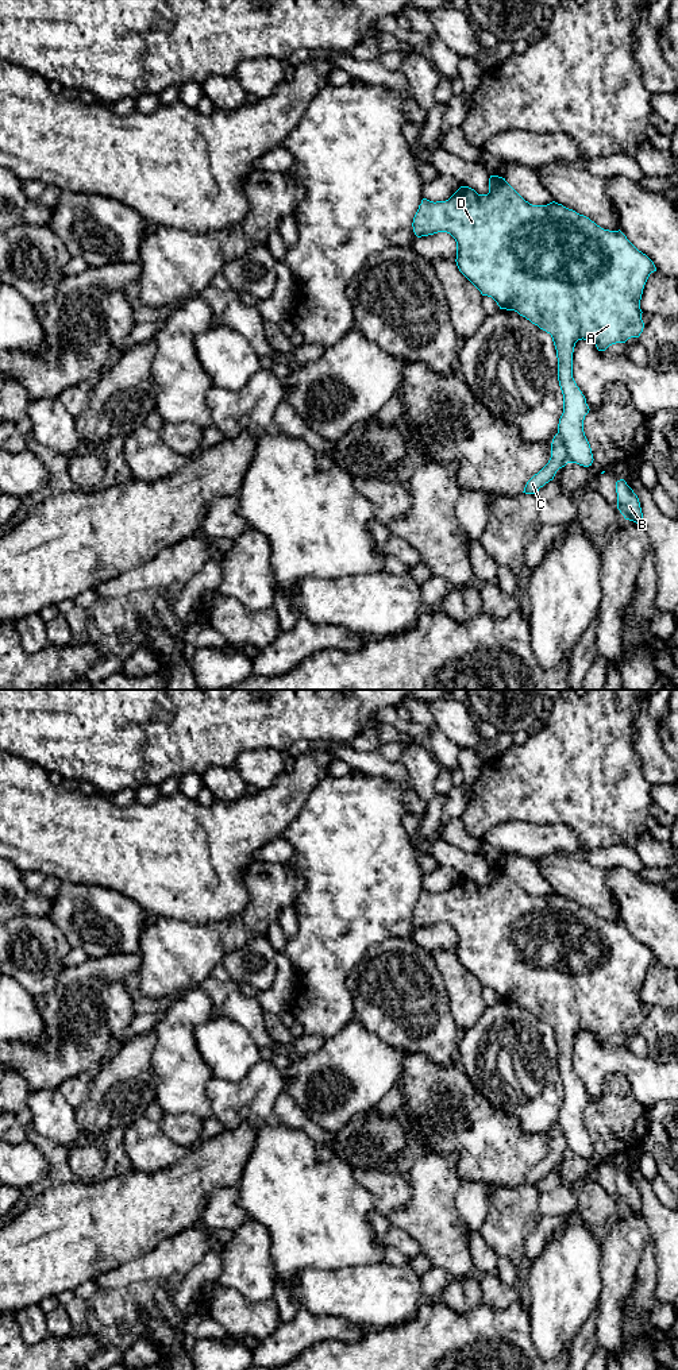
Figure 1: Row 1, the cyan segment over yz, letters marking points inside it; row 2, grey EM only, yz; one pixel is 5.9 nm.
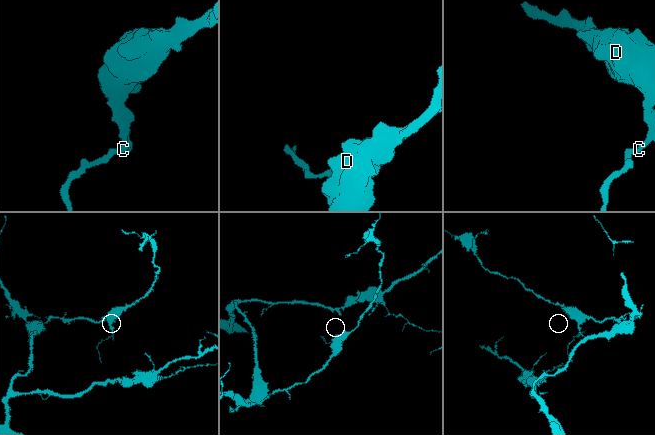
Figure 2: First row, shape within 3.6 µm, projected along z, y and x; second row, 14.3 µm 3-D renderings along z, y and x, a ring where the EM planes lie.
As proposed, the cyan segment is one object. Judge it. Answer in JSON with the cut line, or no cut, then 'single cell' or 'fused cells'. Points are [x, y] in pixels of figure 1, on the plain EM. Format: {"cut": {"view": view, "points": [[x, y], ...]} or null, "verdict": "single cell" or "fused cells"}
{"cut": {"view": "yz", "points": [[557, 1125], [565, 1137], [569, 1153]]}, "verdict": "fused cells"}

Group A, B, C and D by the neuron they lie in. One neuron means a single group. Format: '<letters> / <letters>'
A B D / C

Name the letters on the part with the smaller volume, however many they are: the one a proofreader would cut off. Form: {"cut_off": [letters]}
{"cut_off": ["C"]}

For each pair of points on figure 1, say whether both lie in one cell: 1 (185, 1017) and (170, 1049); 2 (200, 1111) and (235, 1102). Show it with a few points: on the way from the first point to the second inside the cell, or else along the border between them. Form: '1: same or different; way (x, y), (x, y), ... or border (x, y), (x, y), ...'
1: same; way (177, 1025), (176, 1041)
2: different; border (212, 1077), (207, 1085), (211, 1115)

